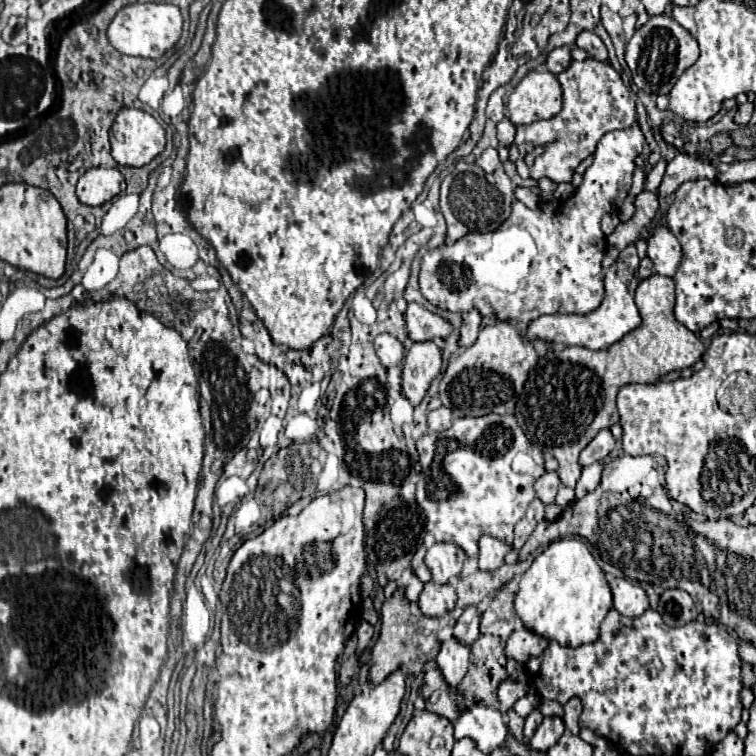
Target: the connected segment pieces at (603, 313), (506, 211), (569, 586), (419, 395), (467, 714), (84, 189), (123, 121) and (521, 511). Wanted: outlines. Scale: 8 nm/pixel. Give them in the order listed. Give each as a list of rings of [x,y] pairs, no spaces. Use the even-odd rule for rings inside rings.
[[[626,246],[620,252],[620,258],[606,270],[606,276],[604,276],[606,294],[604,294],[602,304],[594,312],[590,312],[586,316],[576,316],[576,314],[540,316],[528,324],[528,328],[522,332],[522,338],[528,342],[532,342],[536,338],[544,340],[554,352],[570,346],[584,346],[590,350],[602,350],[602,348],[612,346],[624,334],[628,334],[630,330],[640,326],[640,312],[636,308],[636,302],[634,302],[634,292],[636,292],[636,286],[640,282],[636,278],[638,264],[640,264],[640,258],[636,254],[636,248]]]
[[[458,160],[454,170],[442,180],[440,188],[440,210],[446,218],[448,240],[456,242],[468,232],[496,230],[510,216],[512,202],[514,202],[514,188],[502,166],[498,166],[492,174],[488,174],[476,162],[468,164],[464,160]],[[448,190],[450,190],[450,200],[448,200]]]
[[[576,538],[556,540],[536,556],[532,566],[520,578],[514,596],[514,612],[522,624],[546,640],[556,640],[560,646],[596,642],[600,622],[610,608],[612,594],[604,572],[588,548]]]
[[[414,342],[404,356],[402,366],[402,394],[412,406],[418,406],[430,388],[430,382],[438,376],[442,366],[440,348],[432,342]]]
[[[470,706],[458,714],[454,724],[454,738],[472,738],[480,752],[490,754],[496,748],[504,746],[506,740],[506,722],[502,714],[488,706]]]
[[[96,166],[96,168],[88,168],[80,176],[76,184],[76,194],[80,202],[88,206],[100,206],[110,198],[114,198],[116,194],[120,194],[122,184],[124,184],[124,176],[120,174],[118,168]]]
[[[124,106],[110,128],[112,158],[122,166],[144,166],[164,150],[160,122],[140,108]]]
[[[486,414],[482,418],[458,418],[448,430],[428,432],[416,442],[420,454],[420,482],[416,484],[416,504],[426,514],[426,530],[436,542],[460,546],[468,558],[478,558],[478,540],[482,534],[494,536],[508,546],[514,540],[514,526],[526,514],[534,496],[534,482],[546,472],[542,452],[524,436],[512,414]]]

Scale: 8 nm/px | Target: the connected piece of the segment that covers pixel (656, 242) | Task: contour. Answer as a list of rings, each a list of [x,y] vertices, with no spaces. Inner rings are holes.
[[[660,226],[660,228],[654,228],[652,236],[648,238],[648,256],[654,262],[656,274],[670,278],[676,274],[676,270],[680,266],[682,248],[670,230]]]

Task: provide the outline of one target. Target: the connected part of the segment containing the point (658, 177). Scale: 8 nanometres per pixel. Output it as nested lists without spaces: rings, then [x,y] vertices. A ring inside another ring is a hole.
[[[660,160],[660,162],[648,172],[648,176],[646,176],[646,180],[644,180],[644,190],[656,192],[656,188],[658,188],[660,182],[662,182],[664,170],[666,170],[666,160]]]

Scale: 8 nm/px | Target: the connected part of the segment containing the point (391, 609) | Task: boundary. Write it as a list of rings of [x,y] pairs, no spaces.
[[[398,590],[398,594],[394,594],[394,598],[384,602],[384,606],[380,610],[380,618],[382,618],[380,636],[370,652],[370,664],[372,664],[370,666],[370,684],[372,686],[382,682],[390,672],[394,672],[404,662],[412,674],[418,674],[428,660],[436,658],[436,654],[440,650],[440,642],[436,638],[438,620],[426,618],[416,604],[410,604],[406,600],[402,590]]]

